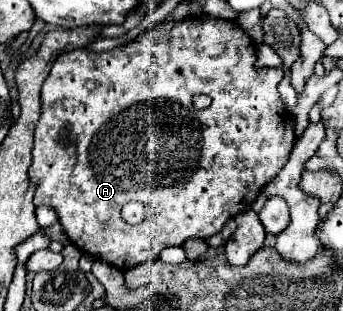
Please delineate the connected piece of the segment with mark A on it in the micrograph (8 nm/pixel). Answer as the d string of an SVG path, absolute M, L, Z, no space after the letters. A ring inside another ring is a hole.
M192 16L188 20L176 22L170 36L156 38L154 30L140 34L134 42L126 46L118 46L108 52L90 52L88 48L62 52L42 86L42 116L38 120L38 128L34 132L34 150L32 150L32 166L30 166L30 184L34 186L34 204L36 206L52 206L60 218L60 224L70 238L70 242L88 252L98 260L106 260L108 264L128 270L138 264L150 262L158 258L158 254L168 246L180 246L188 238L210 238L222 230L228 218L248 210L256 200L256 194L262 190L266 182L276 178L278 170L282 170L288 162L288 156L294 148L294 122L286 112L286 106L278 94L278 82L282 80L284 72L280 68L260 68L256 64L256 48L254 40L232 20L212 18L212 16ZM196 94L210 94L212 104L206 110L196 110L192 100ZM138 200L146 206L146 218L140 226L130 226L122 216L120 210L126 202Z

